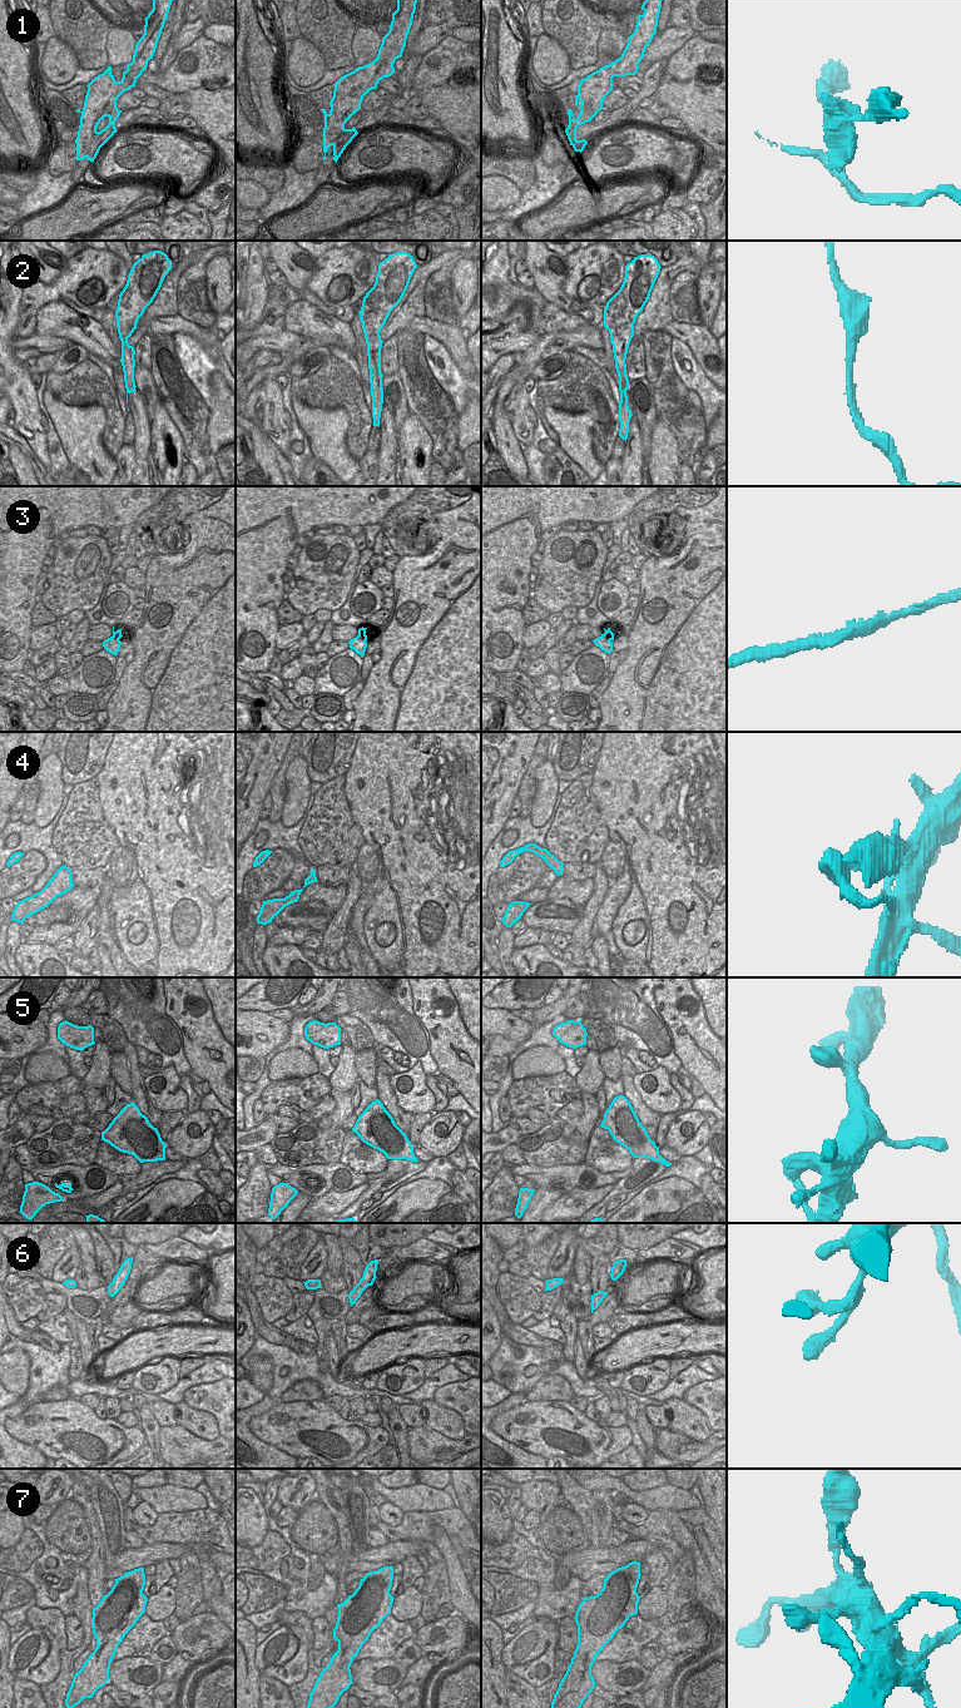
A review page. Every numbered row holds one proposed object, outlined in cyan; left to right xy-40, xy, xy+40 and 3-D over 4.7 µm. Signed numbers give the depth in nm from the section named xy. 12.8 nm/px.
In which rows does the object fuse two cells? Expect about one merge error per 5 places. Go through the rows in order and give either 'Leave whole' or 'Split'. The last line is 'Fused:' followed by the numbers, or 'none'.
1: Leave whole
2: Leave whole
3: Leave whole
4: Leave whole
5: Leave whole
6: Leave whole
7: Leave whole
Fused: none.

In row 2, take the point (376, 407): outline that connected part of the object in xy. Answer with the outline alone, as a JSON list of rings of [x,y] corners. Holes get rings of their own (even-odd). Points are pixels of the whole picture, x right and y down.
[[[397,252],[388,254],[387,258],[380,262],[376,282],[363,297],[362,307],[358,312],[367,343],[373,426],[380,427],[383,404],[383,375],[381,372],[383,341],[380,332],[391,311],[402,299],[416,268],[417,264],[410,253]]]

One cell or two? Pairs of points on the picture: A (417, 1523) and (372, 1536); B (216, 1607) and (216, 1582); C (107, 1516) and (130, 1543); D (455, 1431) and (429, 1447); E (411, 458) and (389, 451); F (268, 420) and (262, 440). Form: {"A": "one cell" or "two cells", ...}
{"A": "two cells", "B": "one cell", "C": "two cells", "D": "two cells", "E": "two cells", "F": "two cells"}

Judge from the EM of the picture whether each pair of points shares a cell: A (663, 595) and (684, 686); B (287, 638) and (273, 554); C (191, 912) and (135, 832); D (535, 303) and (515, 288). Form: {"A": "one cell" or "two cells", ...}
{"A": "one cell", "B": "two cells", "C": "one cell", "D": "one cell"}

